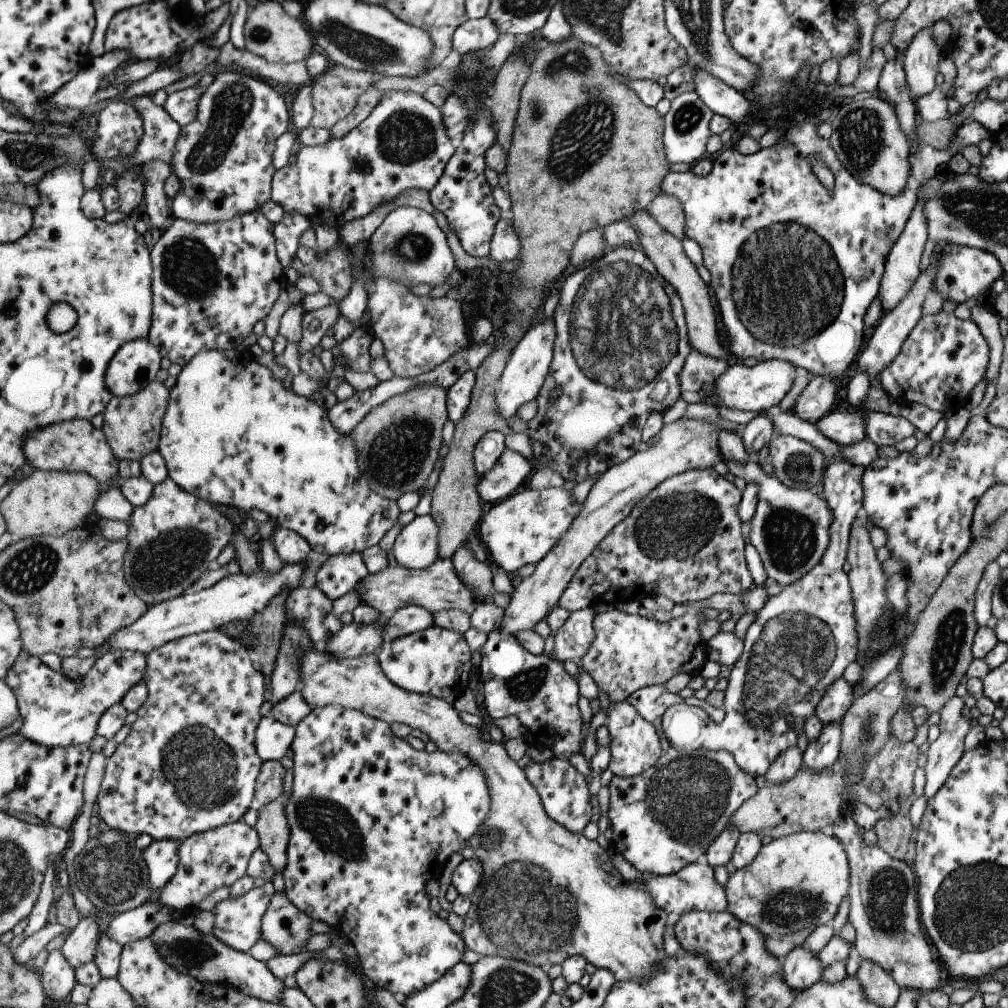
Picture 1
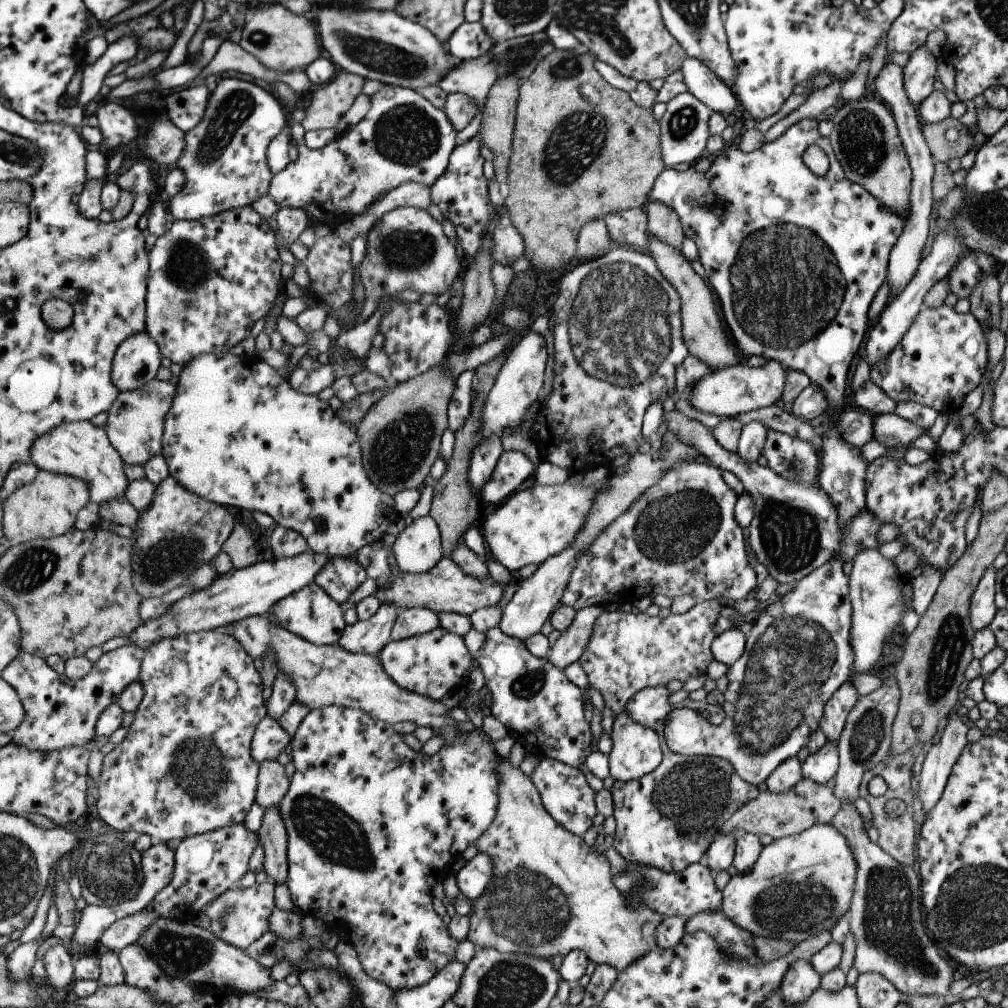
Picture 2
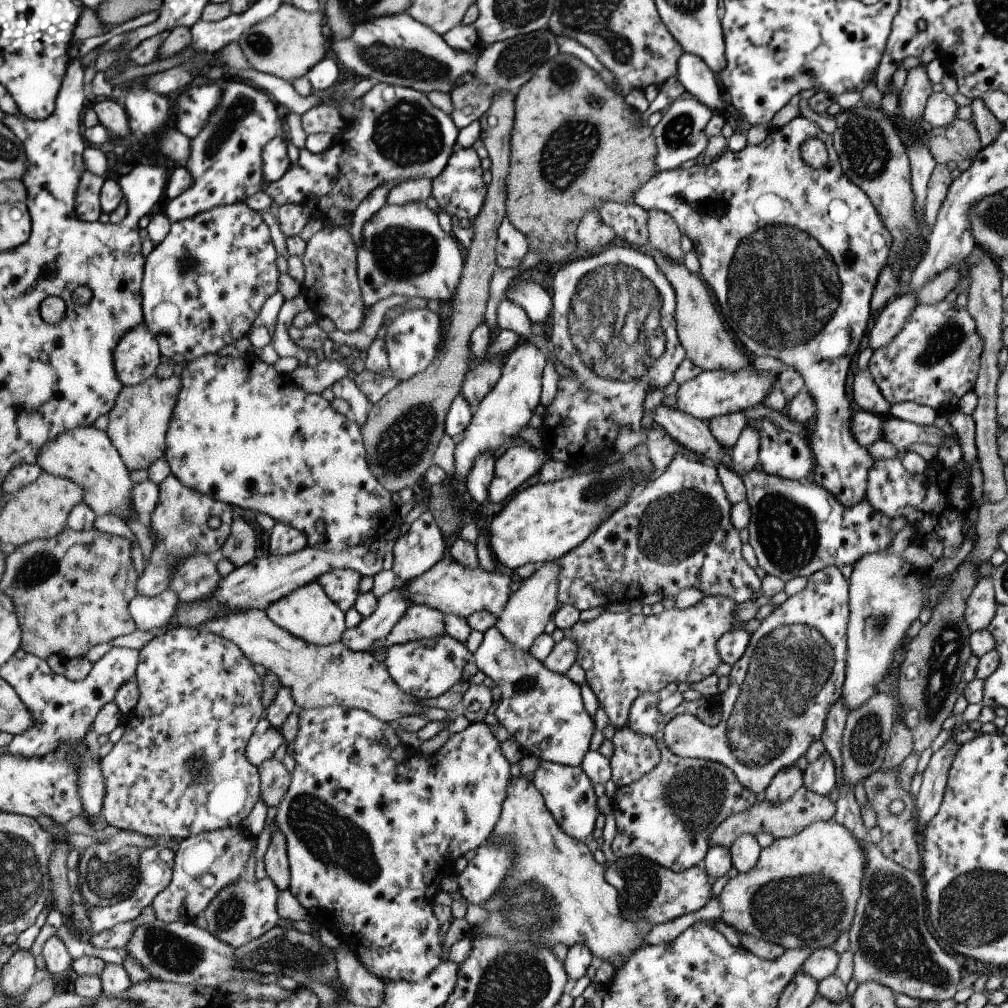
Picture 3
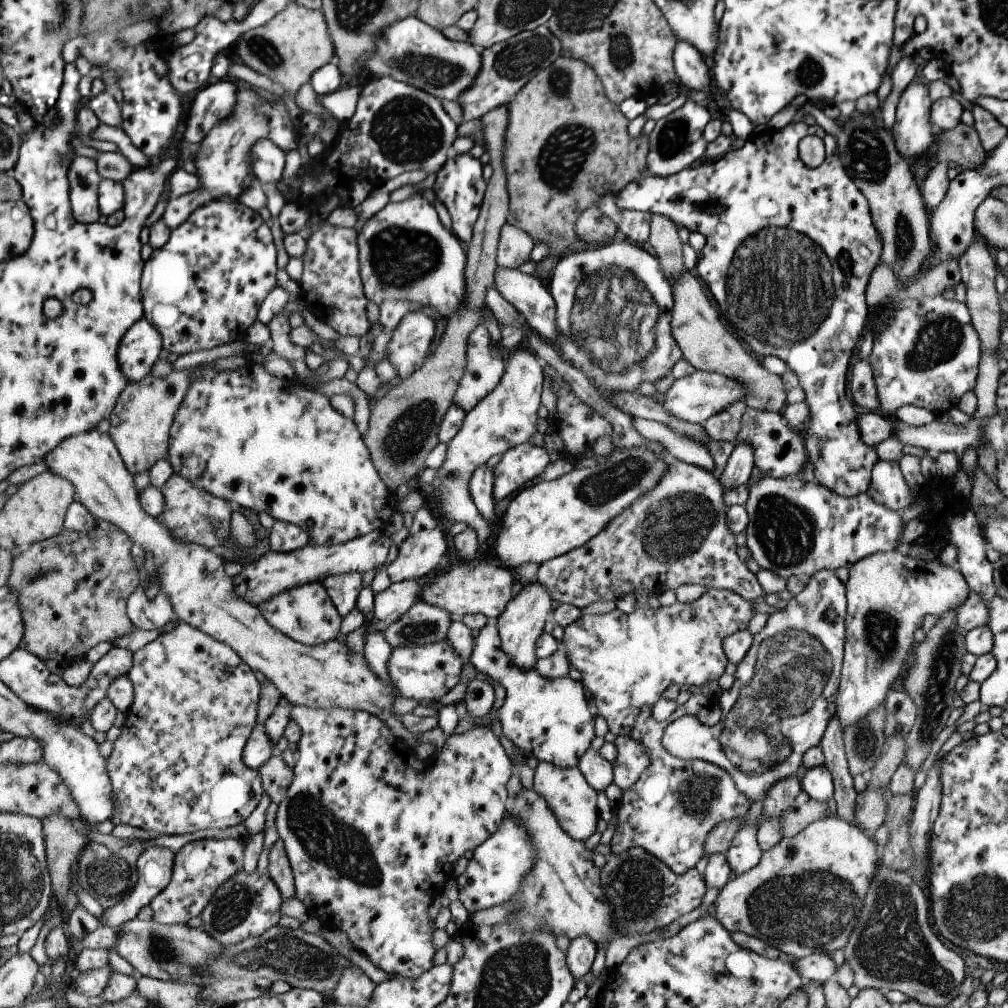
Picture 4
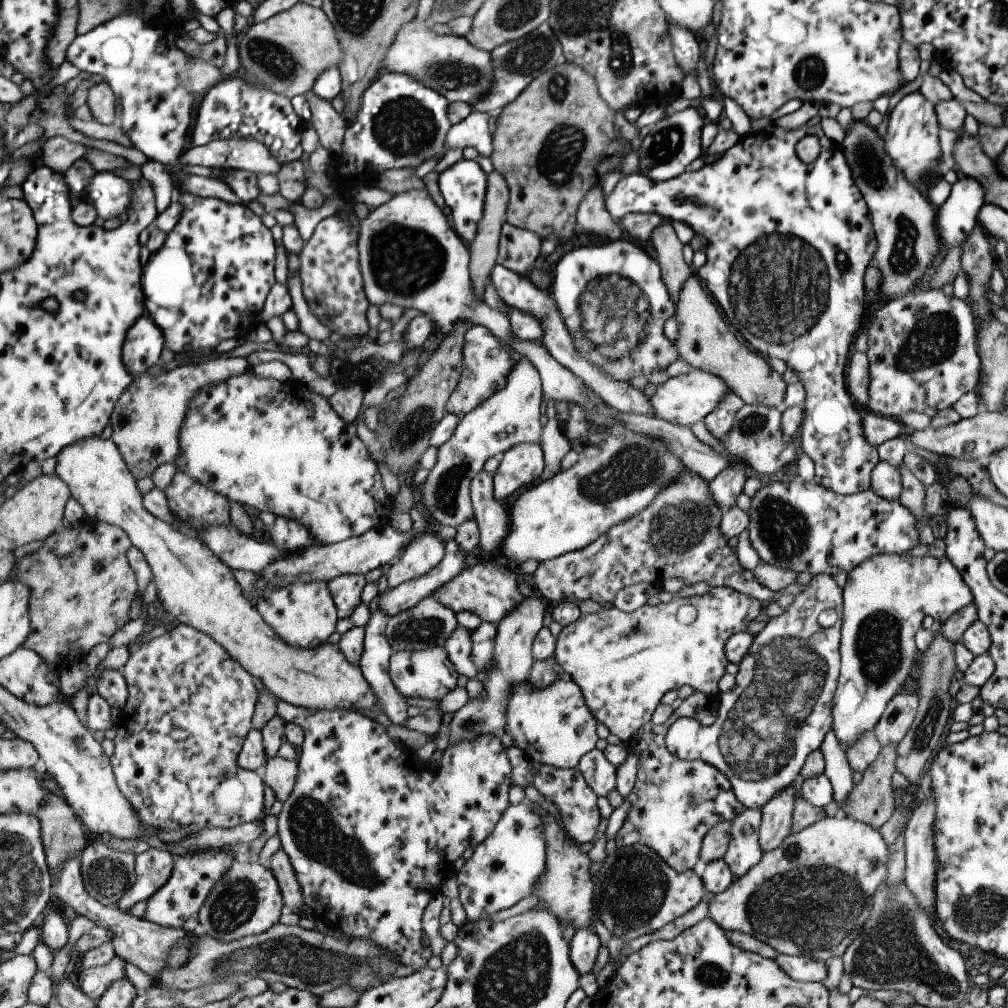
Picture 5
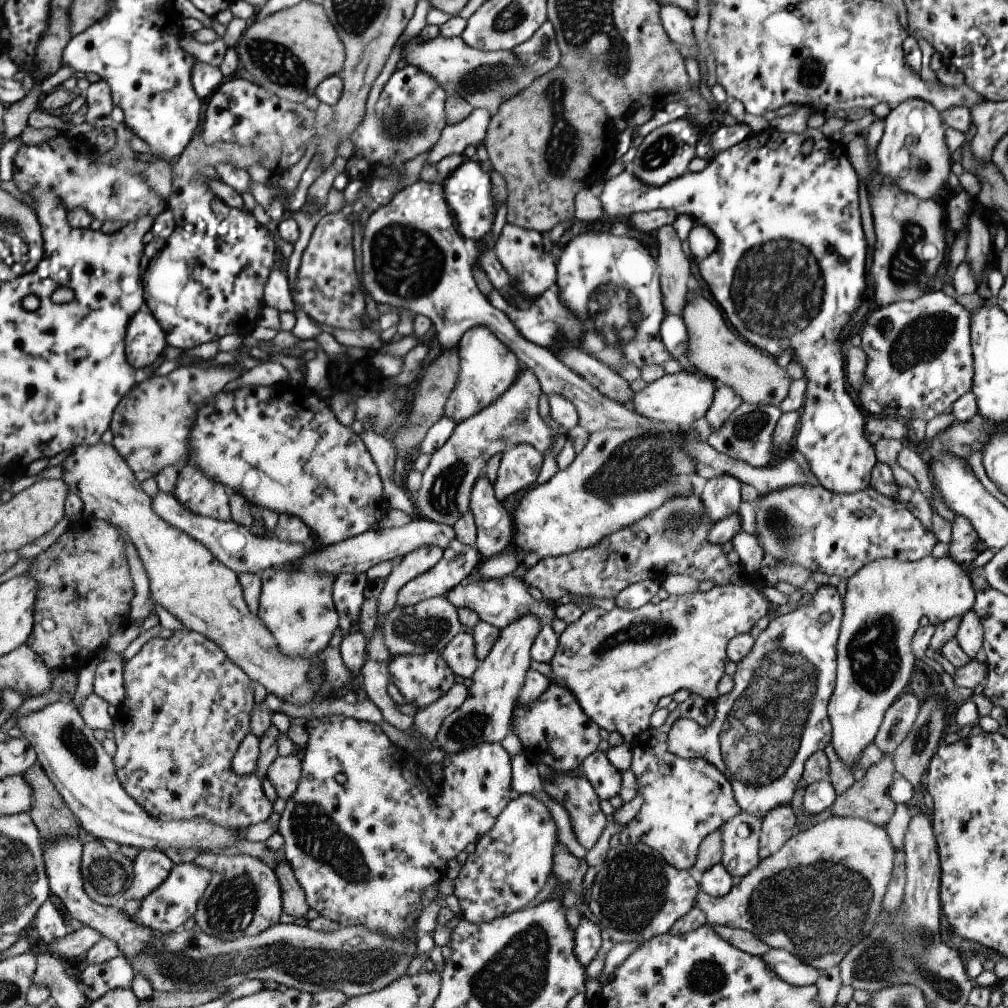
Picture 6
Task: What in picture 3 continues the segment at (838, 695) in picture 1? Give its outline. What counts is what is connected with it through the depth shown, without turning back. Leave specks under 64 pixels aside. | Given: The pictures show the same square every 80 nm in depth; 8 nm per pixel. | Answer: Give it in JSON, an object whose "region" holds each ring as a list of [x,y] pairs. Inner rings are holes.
{"region":[[[840,695],[825,715],[819,739],[834,762],[835,778],[840,782],[834,802],[836,811],[832,818],[849,831],[864,852],[865,864],[860,880],[860,893],[850,926],[846,930],[848,949],[852,954],[852,979],[856,984],[878,982],[888,986],[894,993],[901,993],[917,1000],[936,1003],[945,999],[952,1001],[959,990],[959,959],[941,950],[941,946],[927,931],[922,879],[915,871],[907,870],[883,856],[877,845],[867,840],[867,830],[860,817],[860,807],[855,803],[851,787],[843,785],[840,780],[840,746],[847,713],[848,708]]]}

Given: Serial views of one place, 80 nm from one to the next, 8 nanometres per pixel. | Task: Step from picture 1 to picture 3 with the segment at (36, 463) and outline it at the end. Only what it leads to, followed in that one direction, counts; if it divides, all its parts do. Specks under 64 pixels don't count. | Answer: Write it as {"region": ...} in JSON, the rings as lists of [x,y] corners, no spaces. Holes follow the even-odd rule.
{"region":[[[82,426],[63,433],[49,441],[41,449],[38,465],[47,472],[77,481],[84,488],[84,502],[87,503],[99,516],[102,514],[113,514],[125,520],[127,516],[137,514],[134,508],[133,489],[130,467],[126,465],[118,447],[114,445],[107,431],[98,430],[95,426]]]}

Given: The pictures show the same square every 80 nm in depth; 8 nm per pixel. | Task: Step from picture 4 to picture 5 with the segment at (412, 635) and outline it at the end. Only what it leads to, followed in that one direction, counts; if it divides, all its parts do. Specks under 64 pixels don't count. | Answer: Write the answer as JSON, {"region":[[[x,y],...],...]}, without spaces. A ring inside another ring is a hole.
{"region":[[[431,596],[425,597],[409,610],[403,610],[403,612],[394,614],[387,619],[384,630],[387,644],[391,647],[392,652],[420,651],[432,646],[443,647],[445,640],[458,624],[455,615],[438,600]]]}

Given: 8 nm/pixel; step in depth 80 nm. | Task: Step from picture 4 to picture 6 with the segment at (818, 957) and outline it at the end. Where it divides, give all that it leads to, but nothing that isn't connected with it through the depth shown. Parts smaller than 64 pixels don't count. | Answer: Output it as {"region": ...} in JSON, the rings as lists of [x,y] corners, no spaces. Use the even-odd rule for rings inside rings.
{"region":[[[770,948],[761,958],[779,978],[796,987],[813,985],[820,972],[789,954],[785,949]]]}

